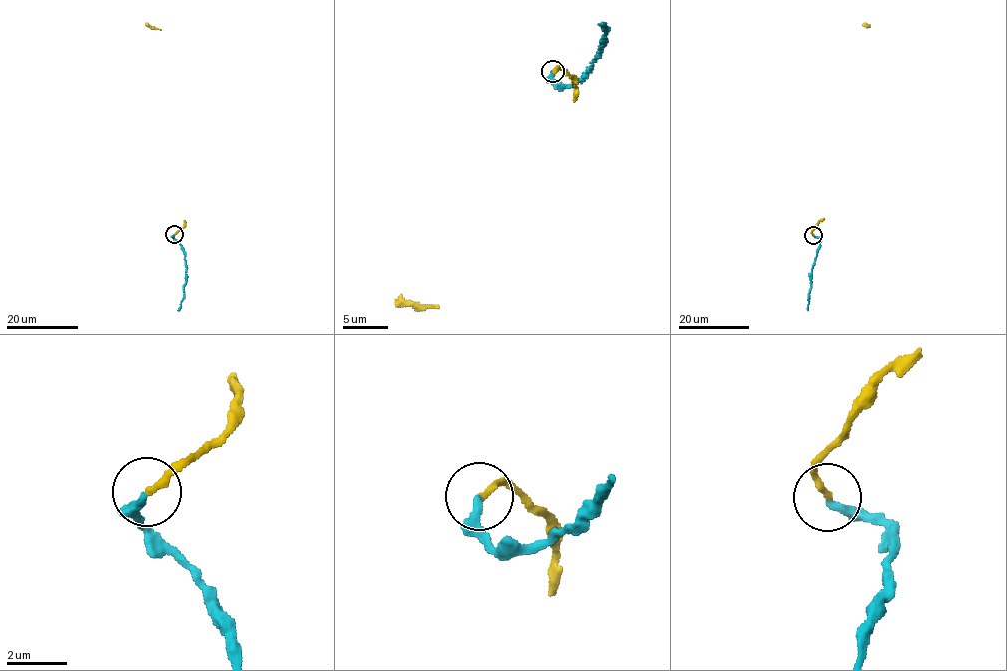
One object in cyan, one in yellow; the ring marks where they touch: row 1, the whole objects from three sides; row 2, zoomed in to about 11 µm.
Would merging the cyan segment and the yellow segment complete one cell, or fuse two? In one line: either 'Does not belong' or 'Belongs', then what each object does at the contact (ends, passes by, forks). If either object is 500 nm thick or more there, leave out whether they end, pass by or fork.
Belongs. At the ring cyan ends. At the ring yellow ends

